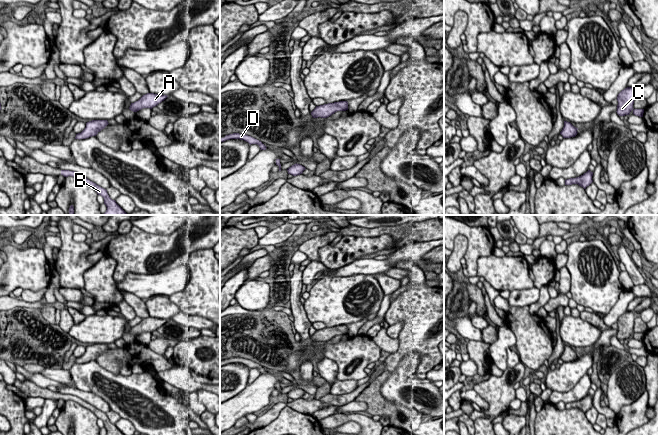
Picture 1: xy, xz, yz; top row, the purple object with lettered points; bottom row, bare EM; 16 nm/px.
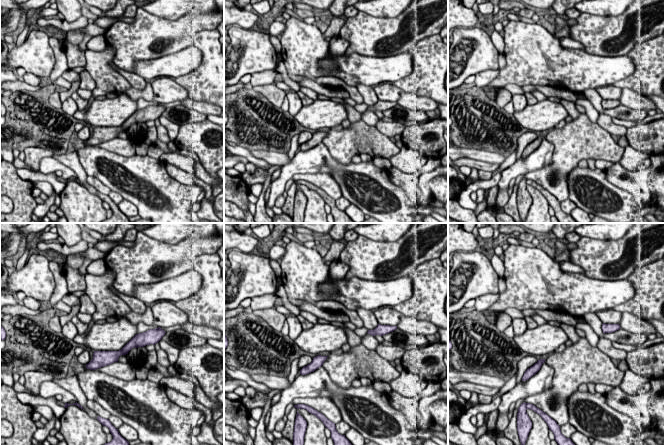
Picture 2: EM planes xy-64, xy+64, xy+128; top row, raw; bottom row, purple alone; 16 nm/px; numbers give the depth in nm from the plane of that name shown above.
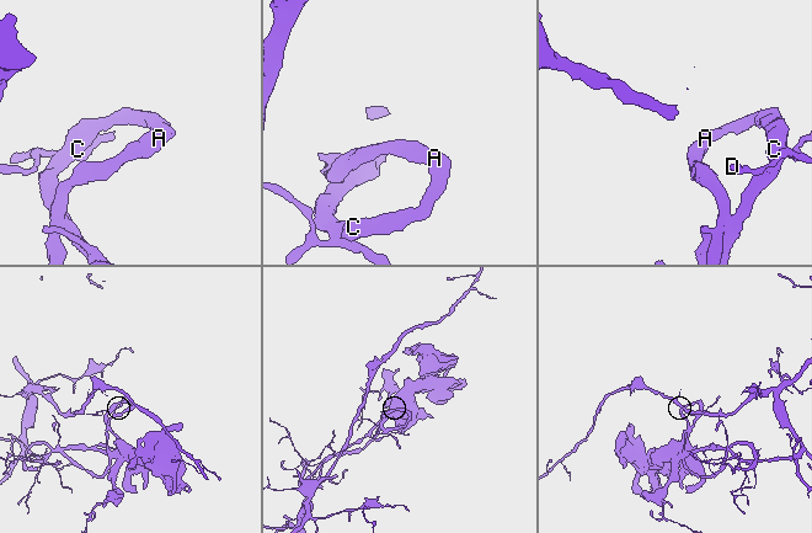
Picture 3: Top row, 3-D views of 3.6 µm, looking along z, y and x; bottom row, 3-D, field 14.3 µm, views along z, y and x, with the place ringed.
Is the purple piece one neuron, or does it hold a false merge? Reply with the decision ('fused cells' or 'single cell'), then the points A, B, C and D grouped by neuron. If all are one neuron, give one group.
single cell; groups A B C D

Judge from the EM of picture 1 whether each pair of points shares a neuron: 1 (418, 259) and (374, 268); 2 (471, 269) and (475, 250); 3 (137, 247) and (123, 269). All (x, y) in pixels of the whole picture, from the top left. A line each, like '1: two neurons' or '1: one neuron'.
1: one neuron
2: one neuron
3: one neuron

